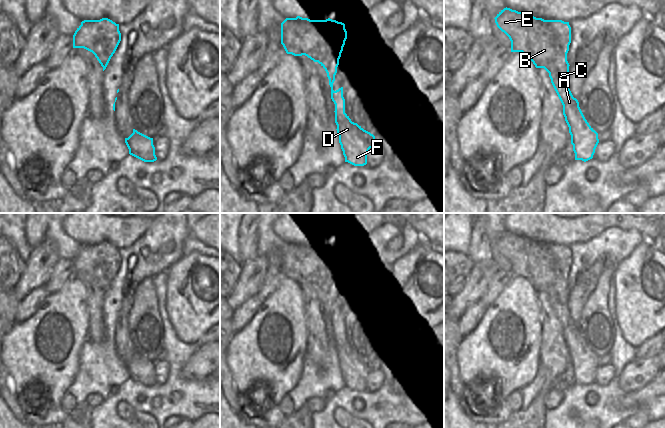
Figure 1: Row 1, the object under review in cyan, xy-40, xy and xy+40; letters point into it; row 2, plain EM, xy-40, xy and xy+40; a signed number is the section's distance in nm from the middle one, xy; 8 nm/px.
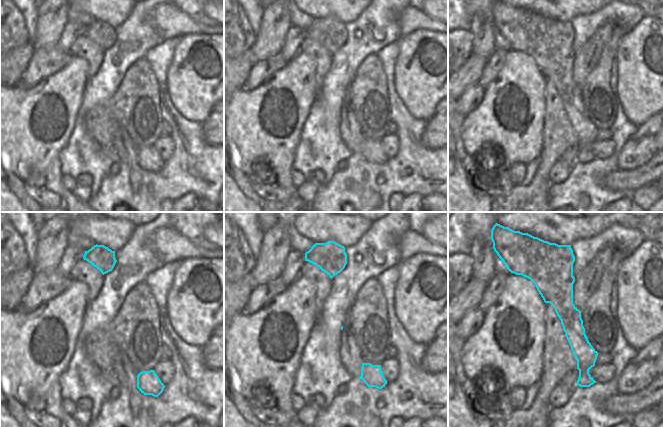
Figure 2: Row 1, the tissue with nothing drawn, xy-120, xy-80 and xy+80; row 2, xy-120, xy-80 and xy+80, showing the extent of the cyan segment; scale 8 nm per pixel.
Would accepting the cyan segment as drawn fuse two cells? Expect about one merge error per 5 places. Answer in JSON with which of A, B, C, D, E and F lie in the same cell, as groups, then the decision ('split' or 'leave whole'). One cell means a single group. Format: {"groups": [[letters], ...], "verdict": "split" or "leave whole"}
{"groups": [["A", "B", "C", "D", "E", "F"]], "verdict": "leave whole"}

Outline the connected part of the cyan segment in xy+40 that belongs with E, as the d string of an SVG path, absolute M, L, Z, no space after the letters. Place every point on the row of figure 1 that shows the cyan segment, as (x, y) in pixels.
M504 8L494 18L497 27L511 41L511 52L522 52L536 68L544 68L563 105L569 127L575 160L593 158L599 143L598 133L585 119L579 102L573 97L569 83L567 53L571 43L571 27L562 20L544 20Z

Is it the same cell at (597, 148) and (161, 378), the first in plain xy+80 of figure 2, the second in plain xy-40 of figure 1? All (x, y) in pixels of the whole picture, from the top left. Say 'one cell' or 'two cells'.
one cell

